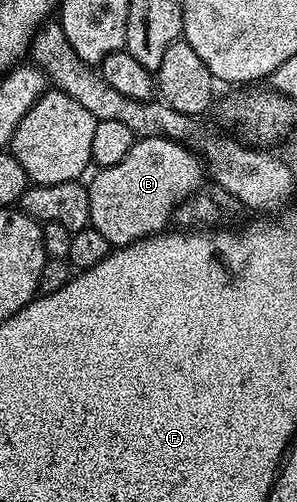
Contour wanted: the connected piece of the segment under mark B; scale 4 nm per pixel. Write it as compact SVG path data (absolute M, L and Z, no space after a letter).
M141 137L126 151L122 163L103 166L100 174L87 182L91 228L102 231L114 247L165 232L176 208L206 181L205 162L186 146L169 137Z

